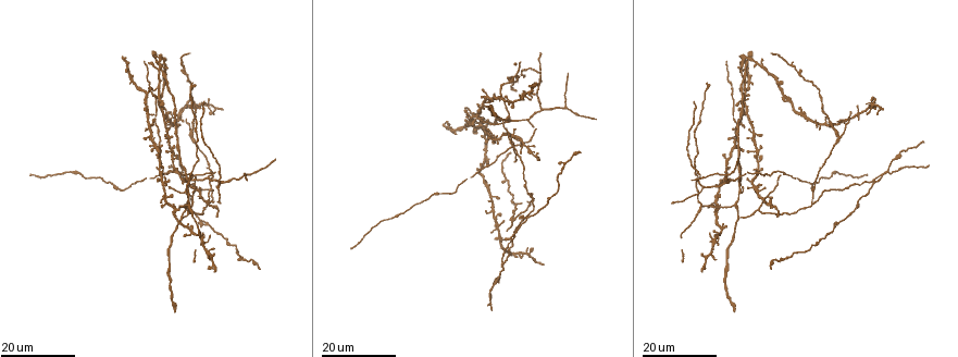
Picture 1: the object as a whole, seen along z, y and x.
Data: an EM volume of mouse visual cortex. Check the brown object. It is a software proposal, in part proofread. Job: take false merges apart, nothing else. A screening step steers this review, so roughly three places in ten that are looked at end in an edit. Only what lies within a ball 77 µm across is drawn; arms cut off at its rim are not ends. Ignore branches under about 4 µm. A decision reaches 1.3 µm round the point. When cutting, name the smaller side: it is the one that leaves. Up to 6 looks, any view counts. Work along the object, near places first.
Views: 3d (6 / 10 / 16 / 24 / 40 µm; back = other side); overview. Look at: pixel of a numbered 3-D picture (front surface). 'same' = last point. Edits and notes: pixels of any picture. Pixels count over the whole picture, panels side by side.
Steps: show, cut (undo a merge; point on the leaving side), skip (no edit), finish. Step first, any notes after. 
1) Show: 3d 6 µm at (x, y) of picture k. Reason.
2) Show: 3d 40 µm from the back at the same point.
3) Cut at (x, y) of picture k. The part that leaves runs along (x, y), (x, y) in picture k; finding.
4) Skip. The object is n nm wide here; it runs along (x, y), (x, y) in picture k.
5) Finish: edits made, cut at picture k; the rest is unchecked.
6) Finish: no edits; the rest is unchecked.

Show: 3d 24 µm at (813, 204) of picture 1. Three-way junction.

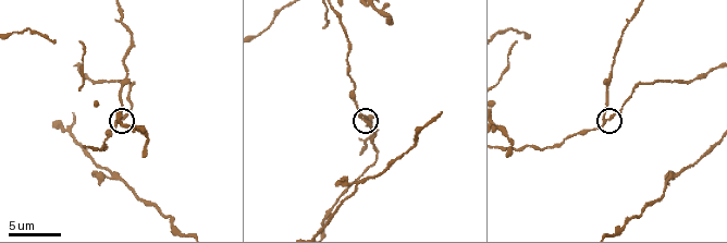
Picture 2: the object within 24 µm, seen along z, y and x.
Show: 3d 10 µm at (608, 119) of picture 2.

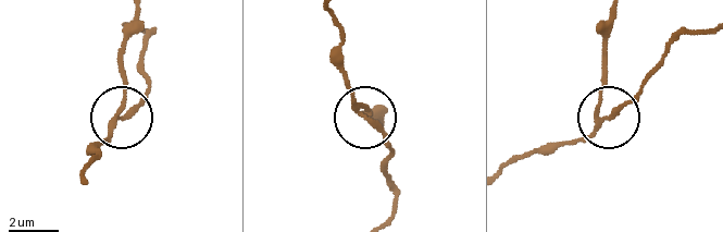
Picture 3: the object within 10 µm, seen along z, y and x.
Cut at (124, 74) of picture 3. 3 arms meet here; the part that leaves runs along (119, 108), (123, 35), (133, 16) in picture 3; a second cell is stuck on.

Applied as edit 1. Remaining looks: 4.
Show: overview. Redraw.

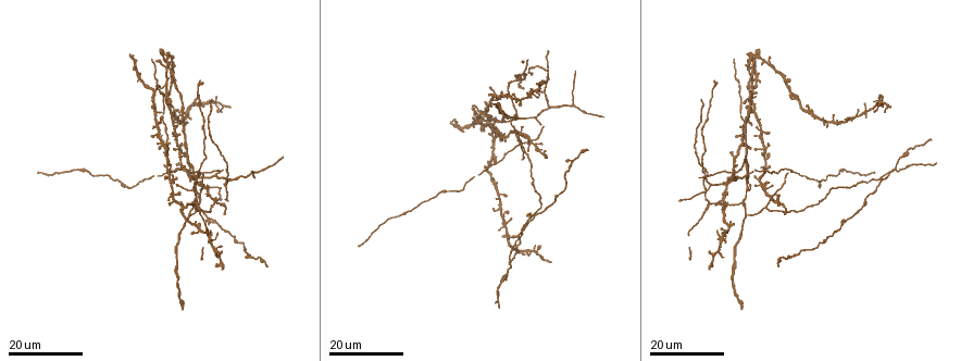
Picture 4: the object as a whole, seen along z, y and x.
Show: 3d 16 µm at (168, 144) of picture 4. Looks like a crossing.

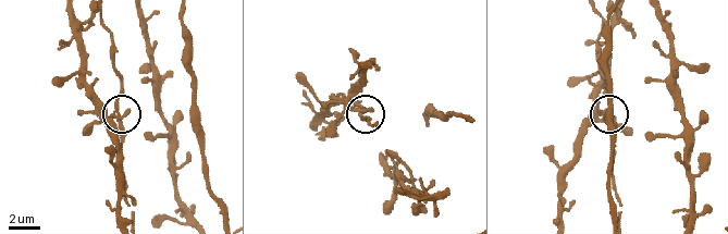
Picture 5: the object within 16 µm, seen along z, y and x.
Show: 3d 6 µm at (117, 108) of picture 5.

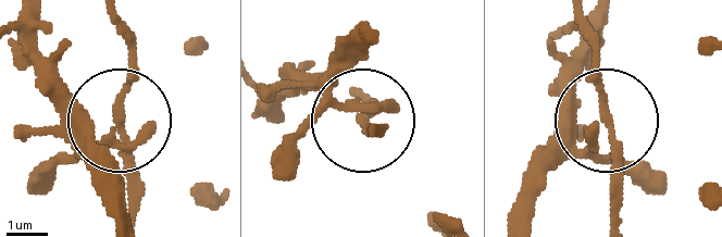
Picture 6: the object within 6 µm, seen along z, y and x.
Skip. The object is 170 nm wide here; all the same cell.

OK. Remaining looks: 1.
Finish: edits made, cut at picture 3; the rest is unchecked.

